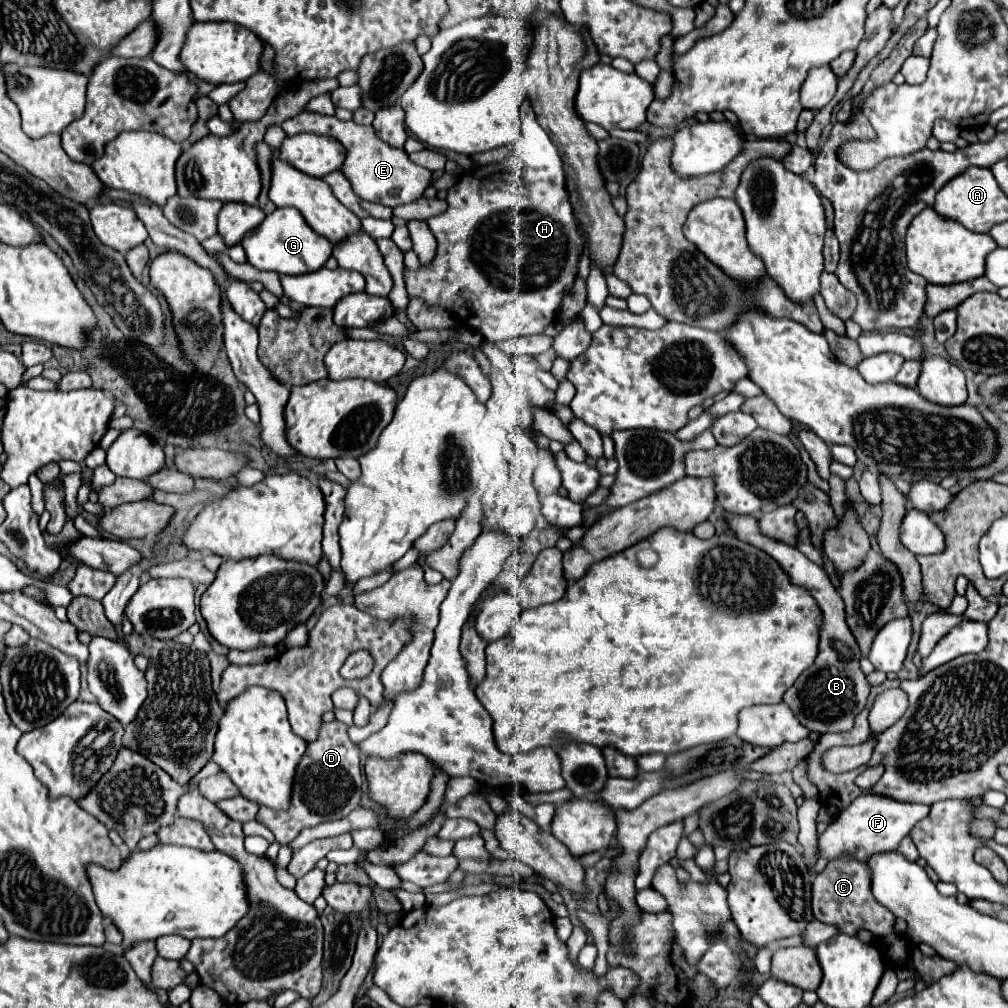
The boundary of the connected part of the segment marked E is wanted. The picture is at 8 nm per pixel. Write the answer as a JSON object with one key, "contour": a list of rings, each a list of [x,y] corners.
{"contour":[[[301,112],[293,118],[289,118],[287,122],[283,122],[281,128],[285,130],[287,136],[295,136],[301,132],[313,132],[313,134],[325,134],[325,136],[337,138],[347,150],[347,158],[341,166],[341,172],[349,178],[349,182],[353,184],[353,190],[369,202],[379,202],[383,206],[395,208],[395,206],[417,200],[423,194],[423,190],[429,186],[431,172],[413,164],[405,150],[395,150],[395,148],[387,146],[385,142],[381,142],[375,136],[373,126],[359,126],[353,120],[343,122],[335,116]]]}

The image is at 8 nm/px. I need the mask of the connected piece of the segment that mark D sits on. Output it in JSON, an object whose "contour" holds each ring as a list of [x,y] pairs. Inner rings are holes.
{"contour":[[[335,720],[323,722],[319,728],[319,736],[307,744],[307,750],[295,768],[291,806],[285,812],[261,806],[257,820],[263,822],[275,834],[279,844],[287,844],[307,826],[317,826],[321,822],[345,818],[351,810],[359,806],[359,798],[361,798],[359,748],[349,740],[347,724]]]}

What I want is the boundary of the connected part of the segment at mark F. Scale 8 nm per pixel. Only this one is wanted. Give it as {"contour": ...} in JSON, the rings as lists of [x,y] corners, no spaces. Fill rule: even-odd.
{"contour":[[[863,794],[855,798],[839,816],[827,826],[827,830],[819,836],[821,856],[837,858],[843,854],[855,854],[861,862],[865,862],[871,854],[891,852],[899,846],[899,842],[909,834],[909,830],[929,814],[925,804],[899,802],[881,794]]]}

